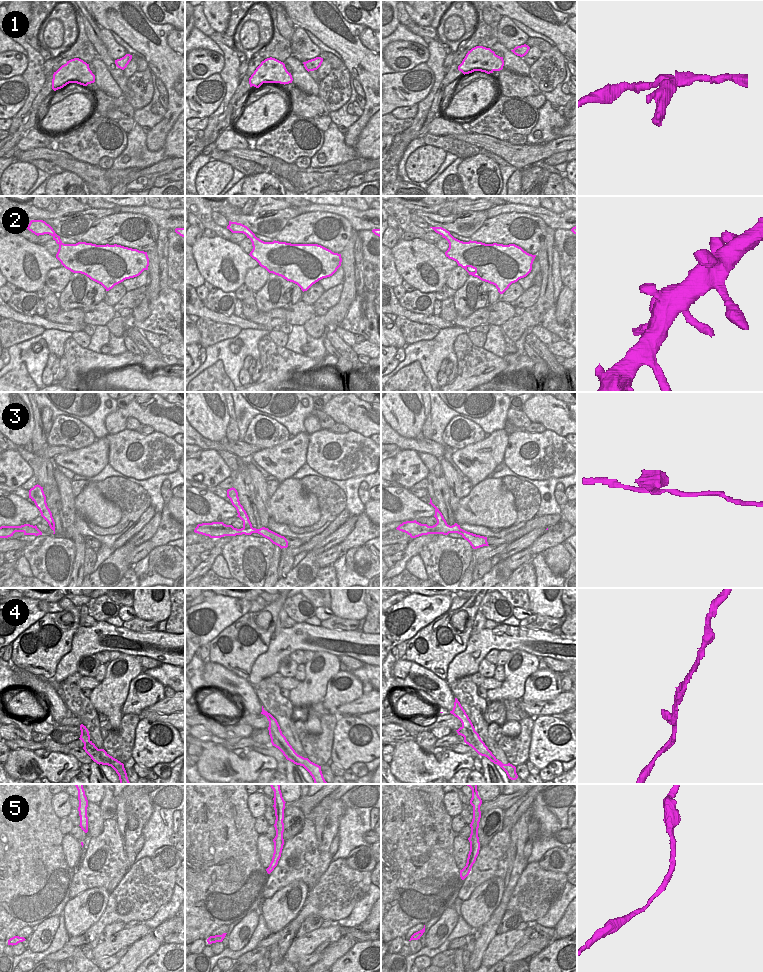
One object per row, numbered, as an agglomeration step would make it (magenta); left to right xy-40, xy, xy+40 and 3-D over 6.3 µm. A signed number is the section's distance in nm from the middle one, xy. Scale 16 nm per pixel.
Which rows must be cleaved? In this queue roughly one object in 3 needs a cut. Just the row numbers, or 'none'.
3

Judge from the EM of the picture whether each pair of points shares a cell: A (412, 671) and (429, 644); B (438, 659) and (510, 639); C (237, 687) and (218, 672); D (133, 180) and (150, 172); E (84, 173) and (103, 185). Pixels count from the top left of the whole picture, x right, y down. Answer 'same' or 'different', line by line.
A: different
B: different
C: same
D: same
E: same

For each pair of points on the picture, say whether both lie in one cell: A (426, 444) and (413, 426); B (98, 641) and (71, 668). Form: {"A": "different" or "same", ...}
{"A": "different", "B": "same"}

